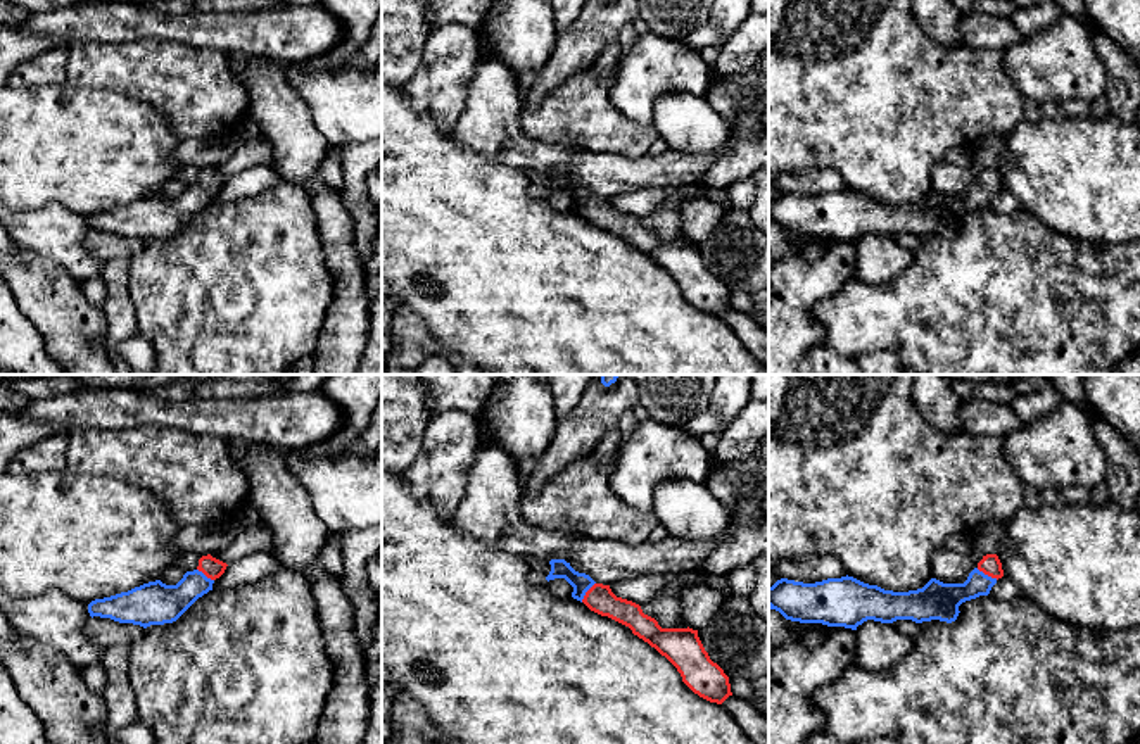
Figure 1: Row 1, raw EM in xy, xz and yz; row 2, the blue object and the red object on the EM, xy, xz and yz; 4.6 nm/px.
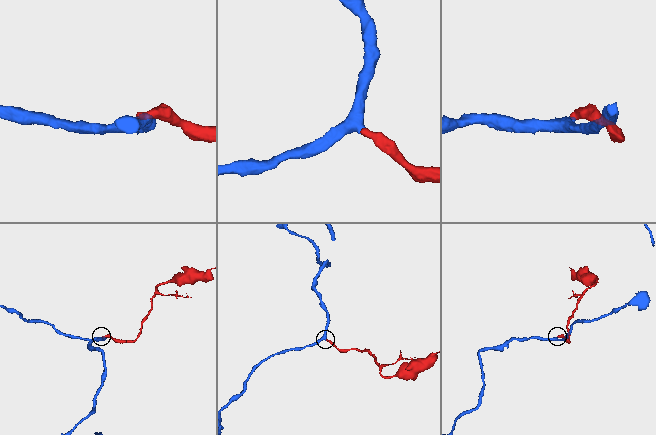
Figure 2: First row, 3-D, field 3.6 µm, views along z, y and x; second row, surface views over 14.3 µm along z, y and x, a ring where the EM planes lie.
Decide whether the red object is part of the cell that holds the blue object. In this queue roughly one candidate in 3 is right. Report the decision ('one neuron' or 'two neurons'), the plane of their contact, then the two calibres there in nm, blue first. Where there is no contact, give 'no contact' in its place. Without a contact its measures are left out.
one neuron | yz | 180/100 nm

